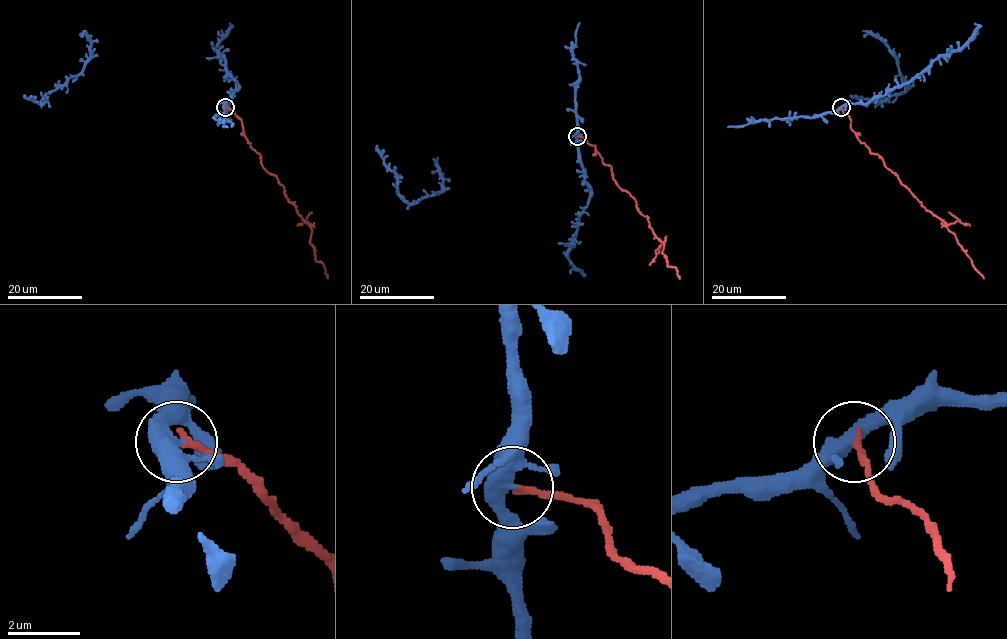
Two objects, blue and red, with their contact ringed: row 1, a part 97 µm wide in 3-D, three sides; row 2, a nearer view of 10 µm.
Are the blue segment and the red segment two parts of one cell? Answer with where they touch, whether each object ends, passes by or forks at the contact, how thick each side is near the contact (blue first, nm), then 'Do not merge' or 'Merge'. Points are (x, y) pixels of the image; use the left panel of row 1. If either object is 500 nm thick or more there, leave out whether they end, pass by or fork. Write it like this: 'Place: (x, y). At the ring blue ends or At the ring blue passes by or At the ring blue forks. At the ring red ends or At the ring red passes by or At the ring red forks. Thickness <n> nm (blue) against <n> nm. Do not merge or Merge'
Place: (225, 107). At the ring blue forks. At the ring red ends. Thickness 400 nm (blue) against 180 nm. Do not merge

